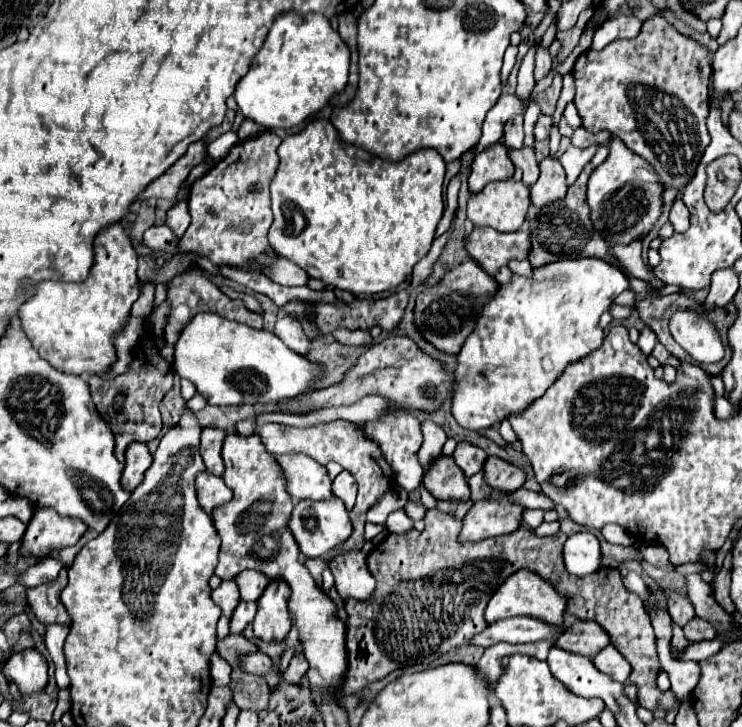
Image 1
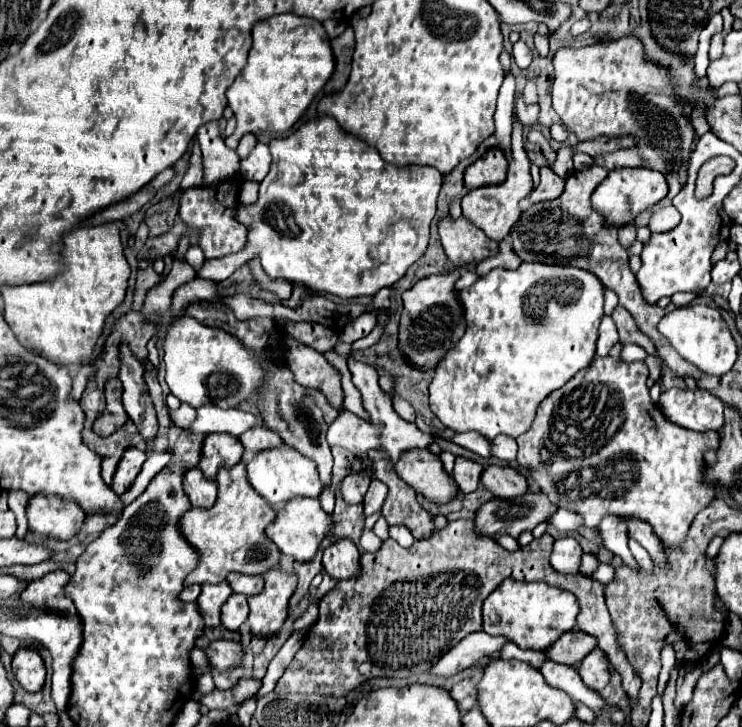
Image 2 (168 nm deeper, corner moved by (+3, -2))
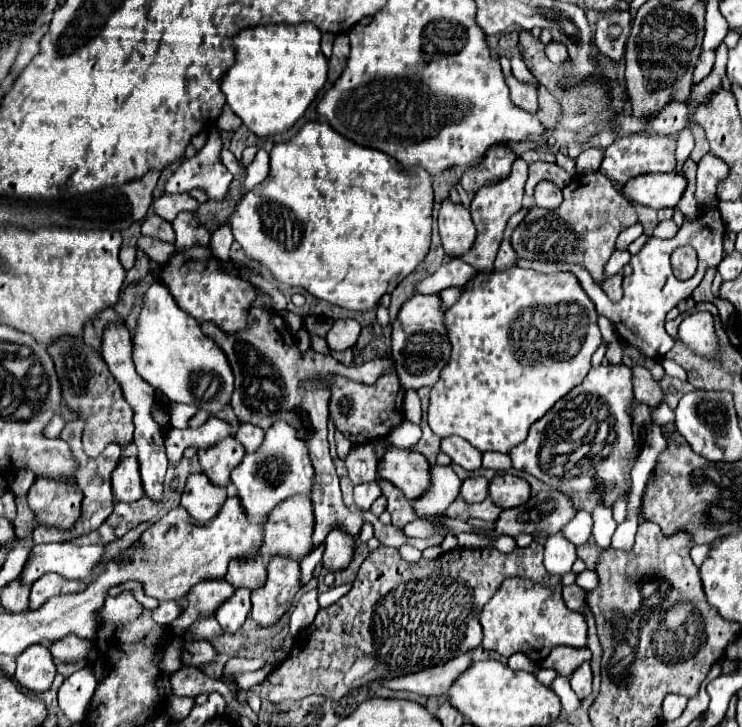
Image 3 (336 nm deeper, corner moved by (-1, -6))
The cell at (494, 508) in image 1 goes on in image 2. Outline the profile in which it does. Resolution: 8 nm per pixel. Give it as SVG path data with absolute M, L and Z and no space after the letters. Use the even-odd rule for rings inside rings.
M527 492L517 498L495 498L477 510L475 526L481 534L495 538L509 534L517 538L525 530L533 530L537 524L547 522L555 514L557 506L545 498L543 492Z

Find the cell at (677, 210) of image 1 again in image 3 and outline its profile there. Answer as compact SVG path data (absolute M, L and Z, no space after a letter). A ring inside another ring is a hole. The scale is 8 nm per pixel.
M663 220L663 222L657 224L653 236L657 236L657 238L673 238L677 234L677 230L679 228L677 228L675 220Z

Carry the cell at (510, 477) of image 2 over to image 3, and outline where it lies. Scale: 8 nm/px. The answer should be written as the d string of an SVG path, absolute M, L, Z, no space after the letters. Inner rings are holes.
M499 474L489 484L489 496L499 508L513 508L529 500L531 486L513 474Z

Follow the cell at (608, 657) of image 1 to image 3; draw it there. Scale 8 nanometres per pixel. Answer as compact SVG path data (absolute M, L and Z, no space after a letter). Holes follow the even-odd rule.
M583 662L583 666L579 666L571 674L571 688L581 700L591 694L591 690L593 690L593 672L591 672L591 664L589 662Z

